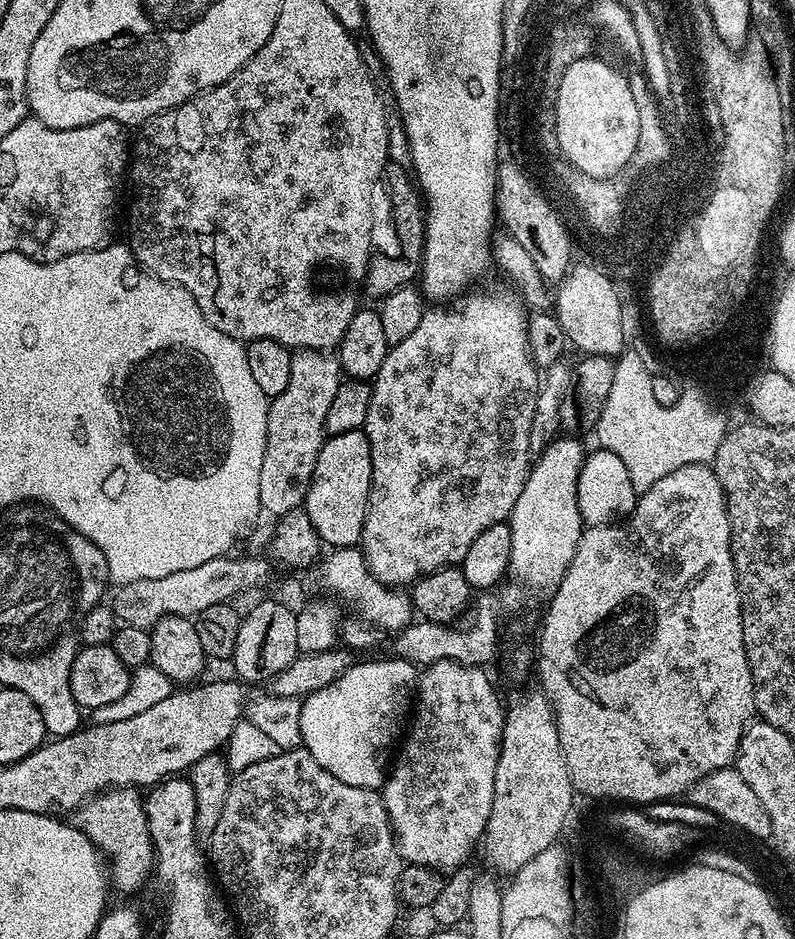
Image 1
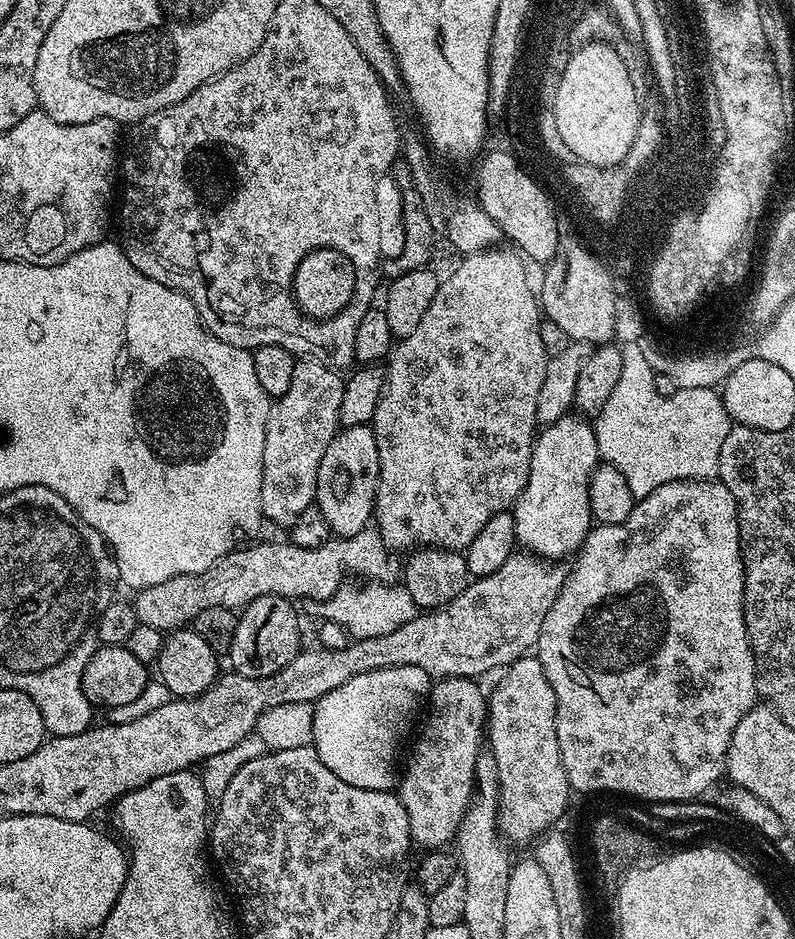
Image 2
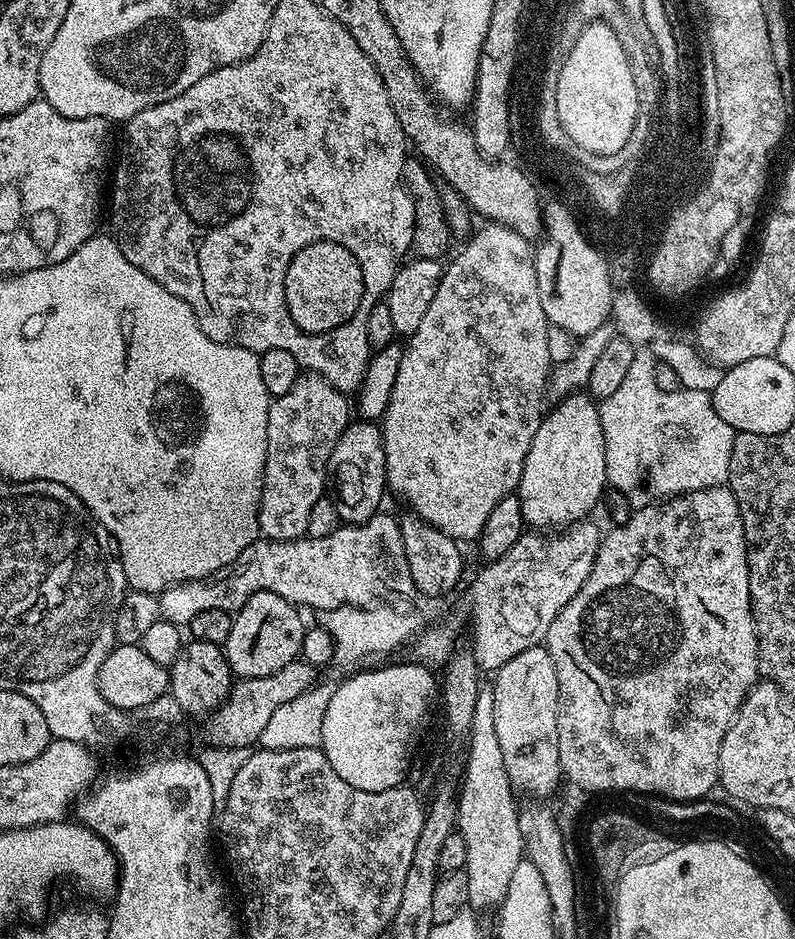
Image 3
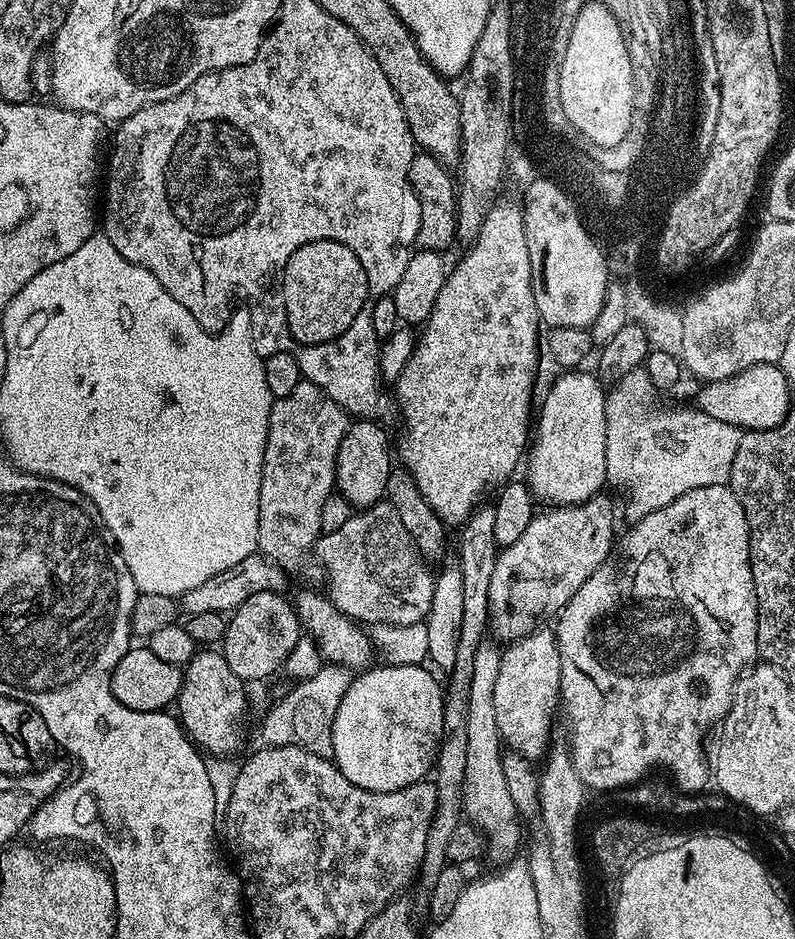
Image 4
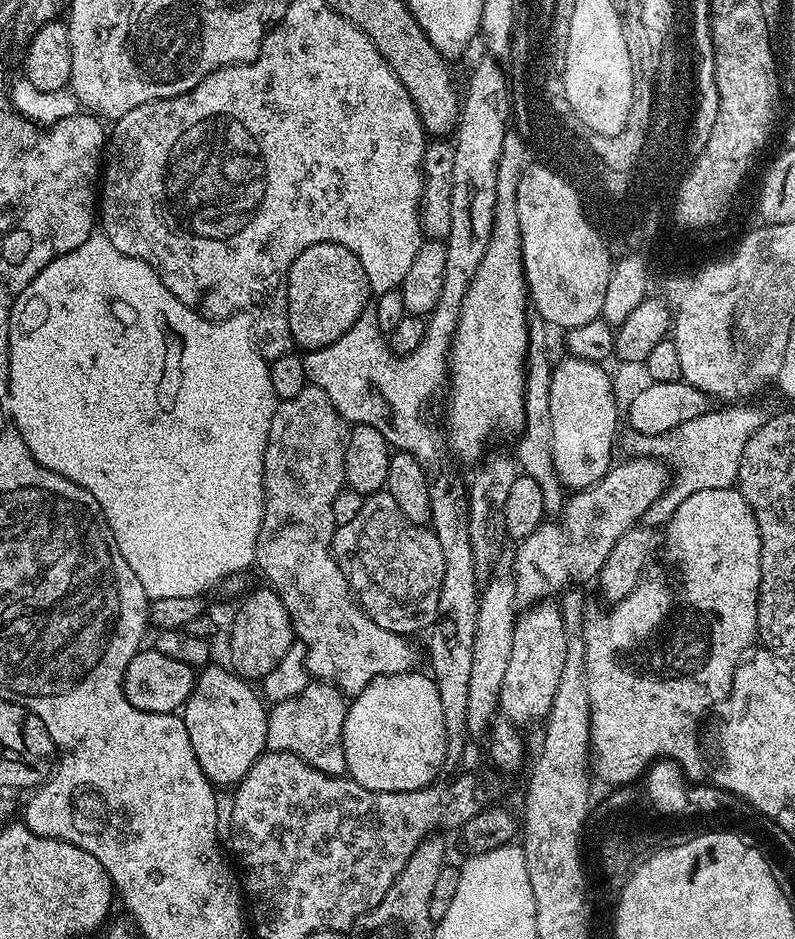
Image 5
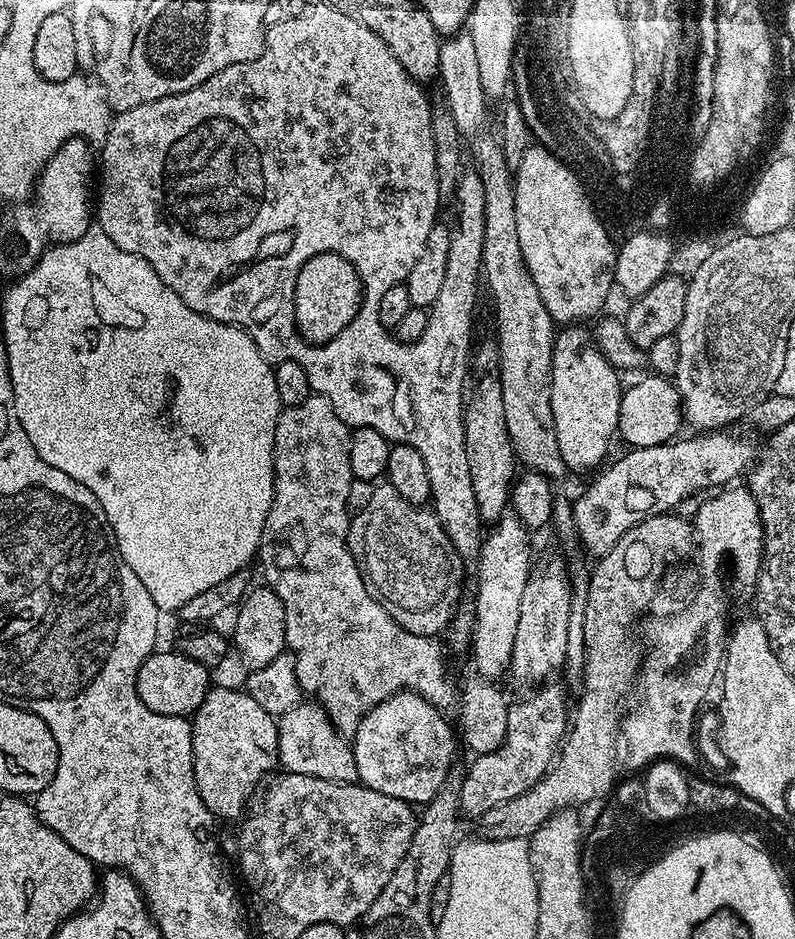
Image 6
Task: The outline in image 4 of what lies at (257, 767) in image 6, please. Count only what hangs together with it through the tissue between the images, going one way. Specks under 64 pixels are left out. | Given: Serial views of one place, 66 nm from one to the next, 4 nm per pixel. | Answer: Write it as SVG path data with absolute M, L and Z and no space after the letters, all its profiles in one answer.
M197 651L192 661L183 665L180 693L176 696L174 708L177 708L181 728L201 753L212 758L232 758L243 746L244 711L248 708L244 688L245 681L230 670L230 662L226 662L223 651Z

